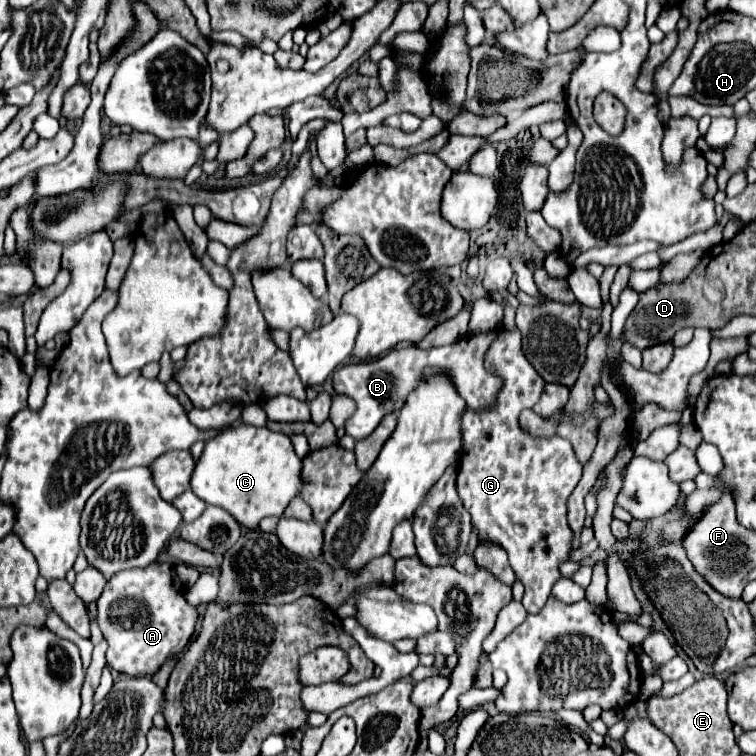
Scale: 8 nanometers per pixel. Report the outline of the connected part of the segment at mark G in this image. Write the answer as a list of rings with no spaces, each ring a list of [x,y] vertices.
[[[500,329],[498,341],[494,341],[490,353],[486,355],[486,365],[490,365],[502,379],[504,387],[498,393],[498,401],[488,411],[468,411],[462,417],[462,461],[458,469],[458,495],[472,515],[472,525],[478,529],[478,537],[500,543],[506,553],[510,567],[516,577],[524,583],[524,607],[528,613],[540,613],[548,601],[552,585],[562,577],[558,565],[568,559],[572,547],[572,529],[566,521],[566,501],[582,477],[582,465],[578,463],[570,441],[552,437],[550,441],[534,441],[518,429],[520,411],[538,403],[544,389],[542,377],[534,373],[522,353],[520,331]]]

